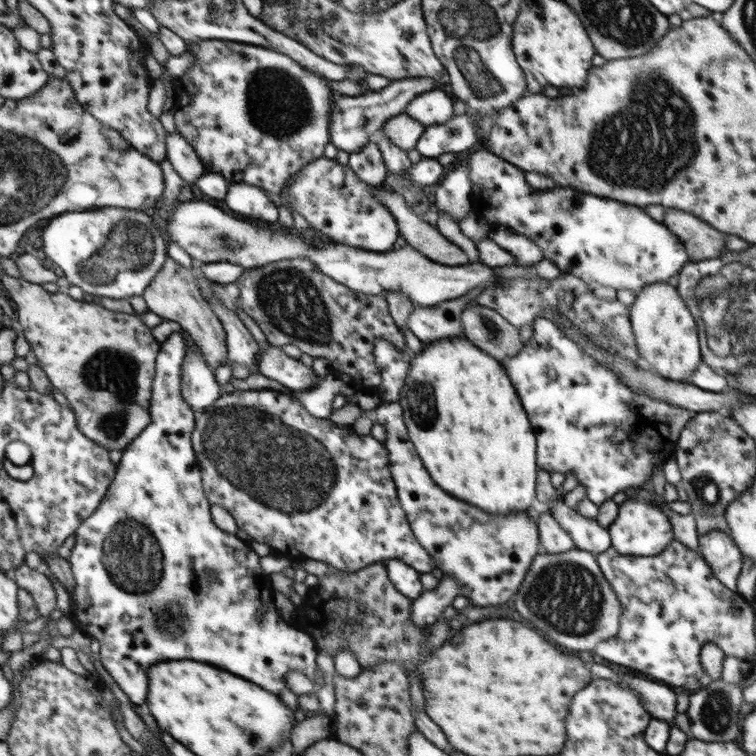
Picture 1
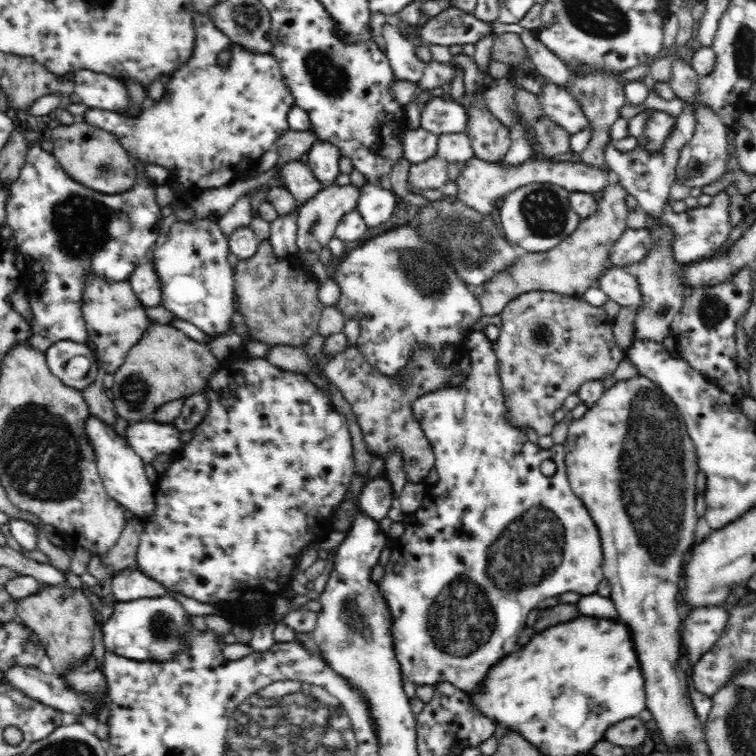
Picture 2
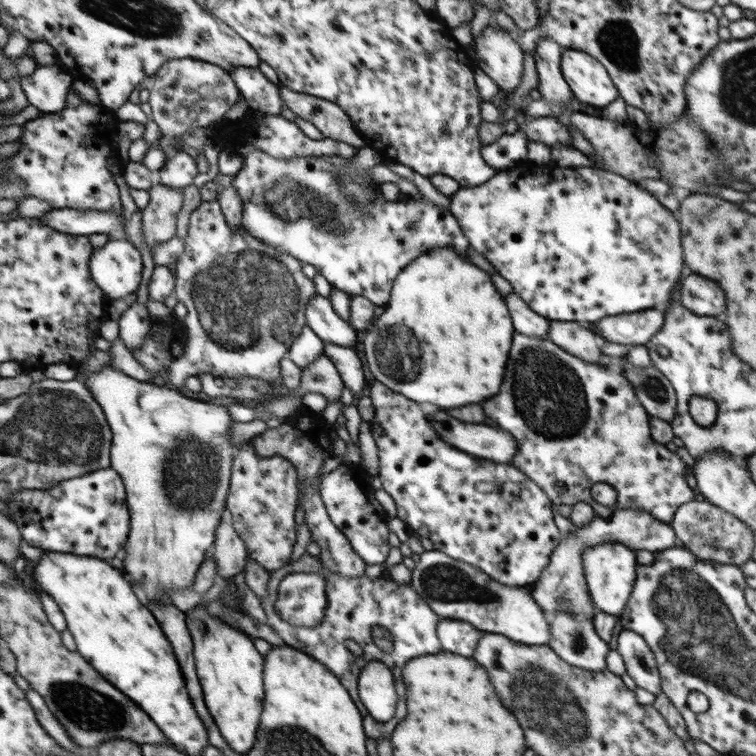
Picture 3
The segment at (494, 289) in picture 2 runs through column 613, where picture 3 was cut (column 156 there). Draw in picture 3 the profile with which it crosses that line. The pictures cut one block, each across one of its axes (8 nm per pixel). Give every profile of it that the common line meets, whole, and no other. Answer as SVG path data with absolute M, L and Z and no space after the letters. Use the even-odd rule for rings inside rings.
M154 184L148 191L150 203L142 212L142 236L146 248L153 249L177 234L177 215L182 209L181 190Z

